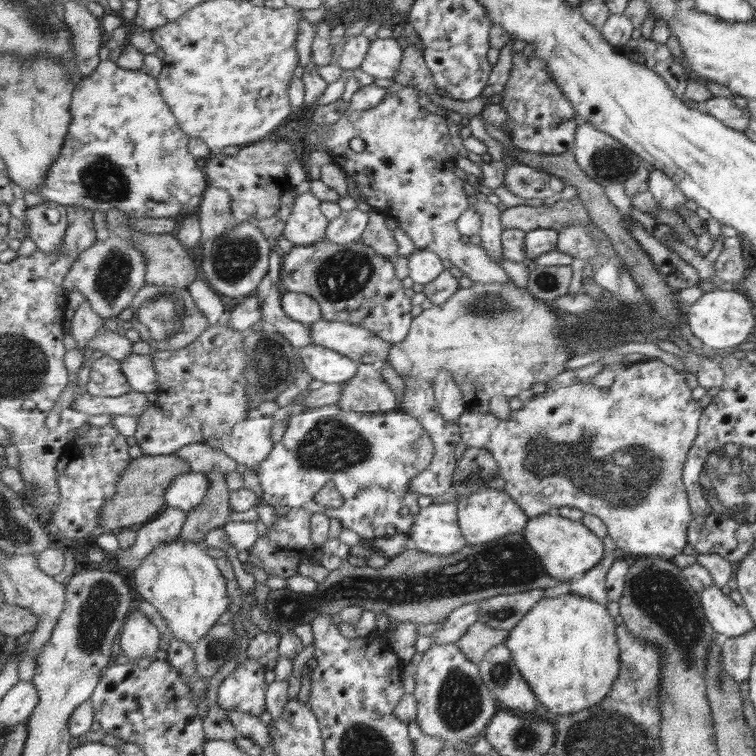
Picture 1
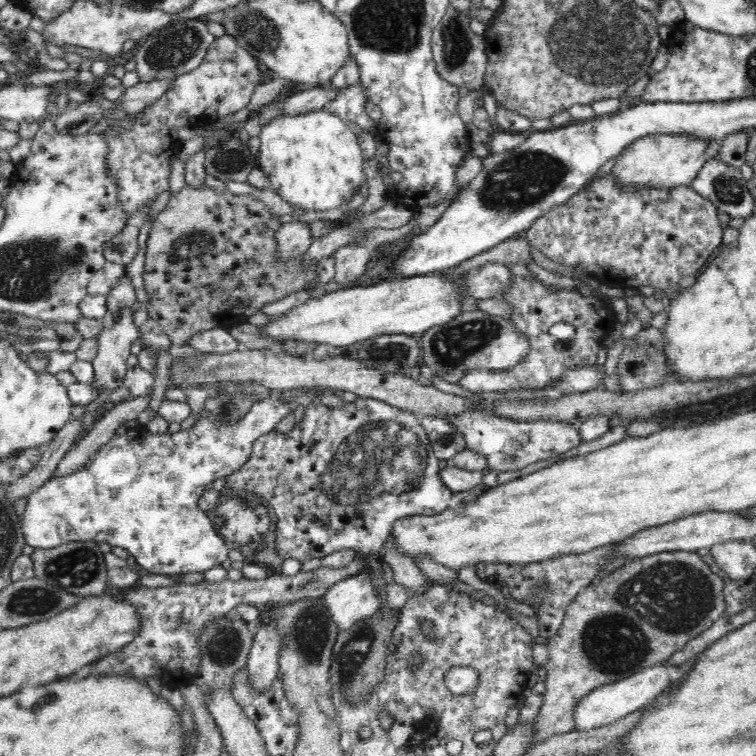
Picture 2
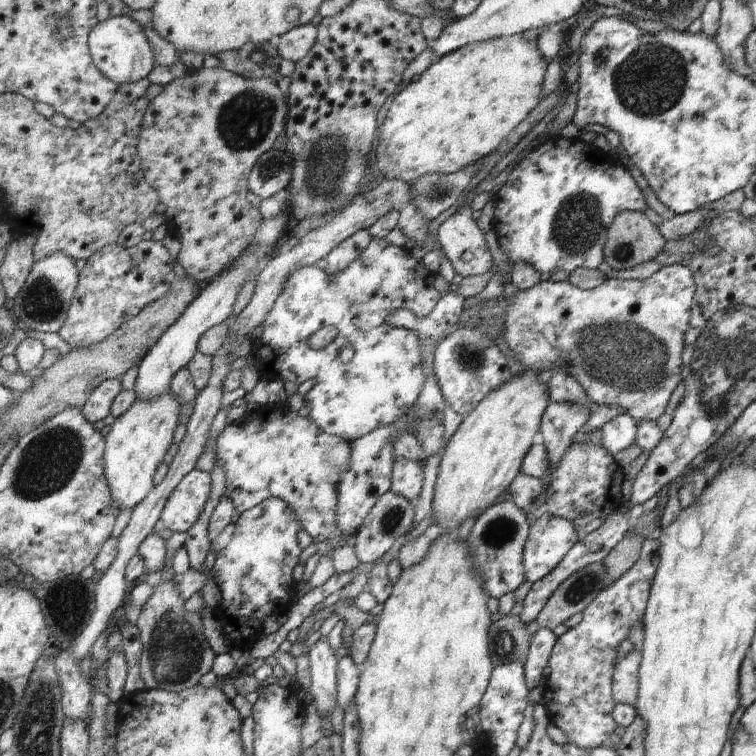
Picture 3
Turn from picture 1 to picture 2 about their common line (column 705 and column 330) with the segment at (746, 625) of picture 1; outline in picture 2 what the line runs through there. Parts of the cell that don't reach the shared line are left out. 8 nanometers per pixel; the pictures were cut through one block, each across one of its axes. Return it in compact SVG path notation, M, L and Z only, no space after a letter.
M360 572L358 578L336 582L320 598L320 606L328 612L336 628L340 632L346 632L366 620L372 620L382 602L376 598L370 572Z

